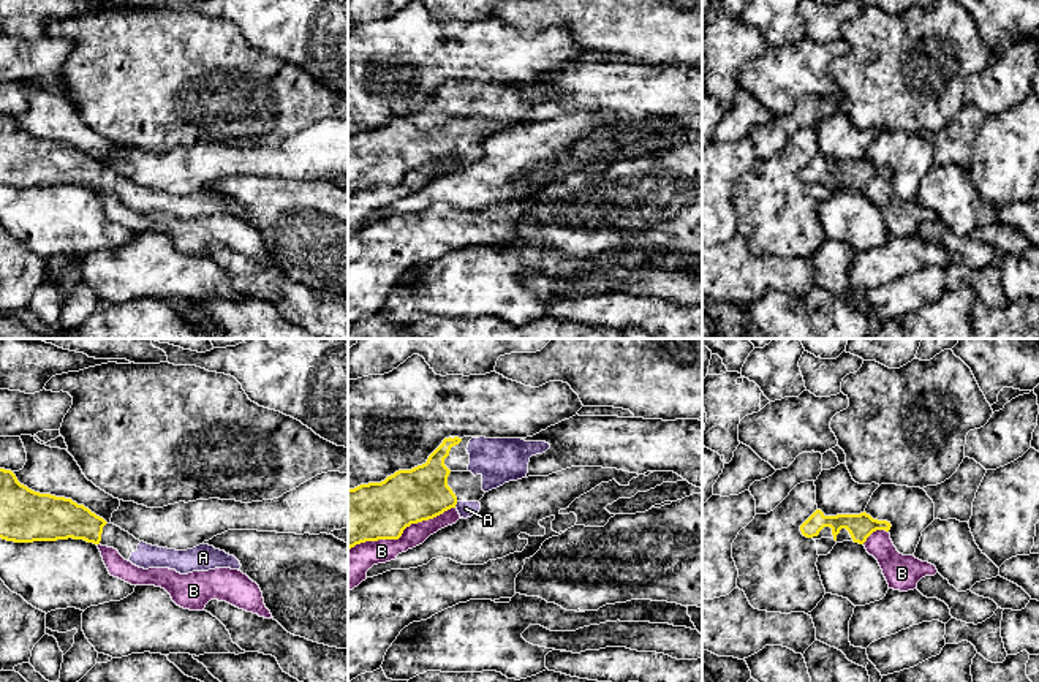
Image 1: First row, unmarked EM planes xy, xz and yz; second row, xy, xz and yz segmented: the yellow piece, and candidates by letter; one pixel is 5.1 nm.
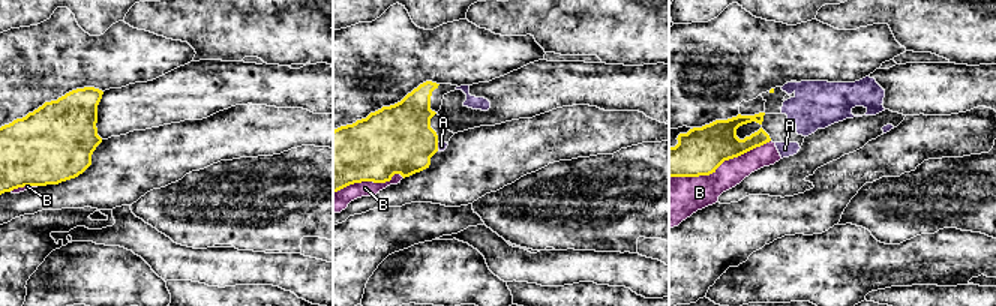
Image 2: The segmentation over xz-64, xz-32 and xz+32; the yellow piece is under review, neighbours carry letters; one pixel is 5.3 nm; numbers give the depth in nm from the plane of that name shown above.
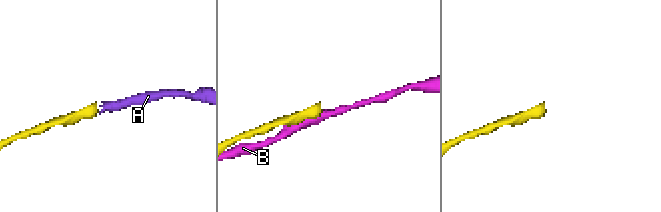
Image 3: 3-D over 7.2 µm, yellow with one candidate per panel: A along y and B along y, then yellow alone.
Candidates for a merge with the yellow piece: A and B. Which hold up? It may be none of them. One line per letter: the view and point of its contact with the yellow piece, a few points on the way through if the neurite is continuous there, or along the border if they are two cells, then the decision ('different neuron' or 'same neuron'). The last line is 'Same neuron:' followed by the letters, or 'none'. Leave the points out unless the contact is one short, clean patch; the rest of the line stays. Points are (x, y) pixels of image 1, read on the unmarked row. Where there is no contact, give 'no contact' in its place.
A: contact xz (456, 149); same neuron
B: contact xz (402, 178); different neuron
Same neuron: A

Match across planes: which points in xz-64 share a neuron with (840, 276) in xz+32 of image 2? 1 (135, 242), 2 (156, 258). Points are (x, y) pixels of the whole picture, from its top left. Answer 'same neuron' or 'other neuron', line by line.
1: other neuron
2: other neuron

